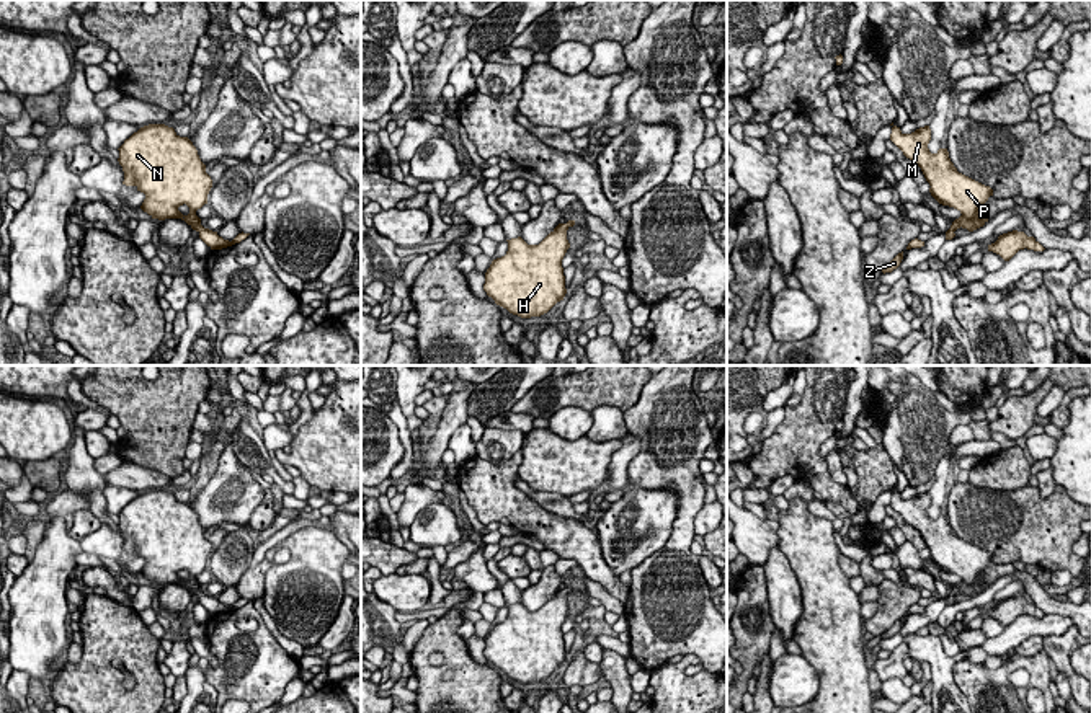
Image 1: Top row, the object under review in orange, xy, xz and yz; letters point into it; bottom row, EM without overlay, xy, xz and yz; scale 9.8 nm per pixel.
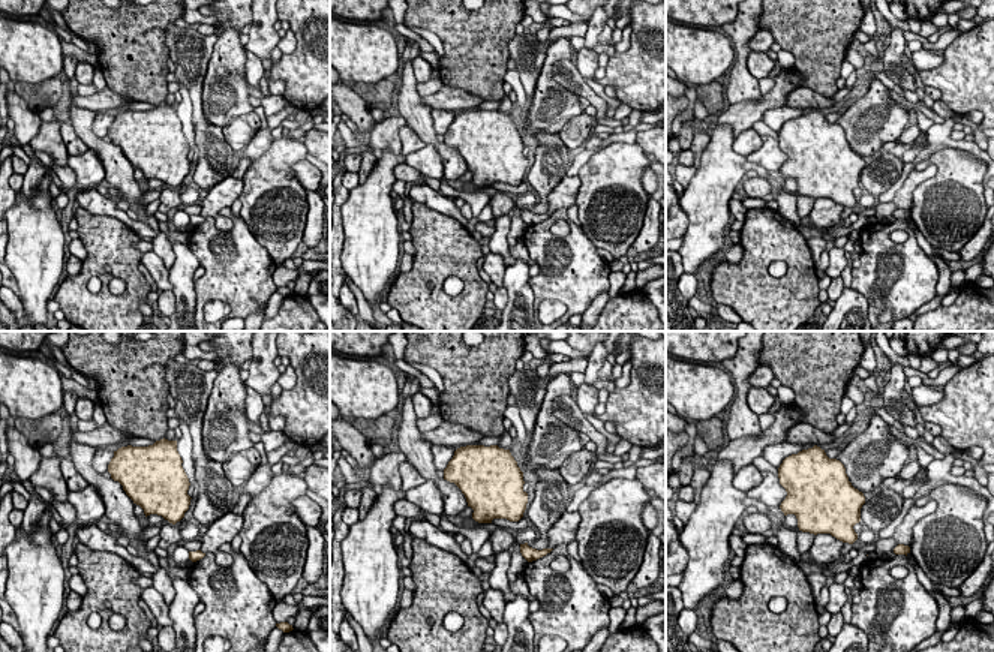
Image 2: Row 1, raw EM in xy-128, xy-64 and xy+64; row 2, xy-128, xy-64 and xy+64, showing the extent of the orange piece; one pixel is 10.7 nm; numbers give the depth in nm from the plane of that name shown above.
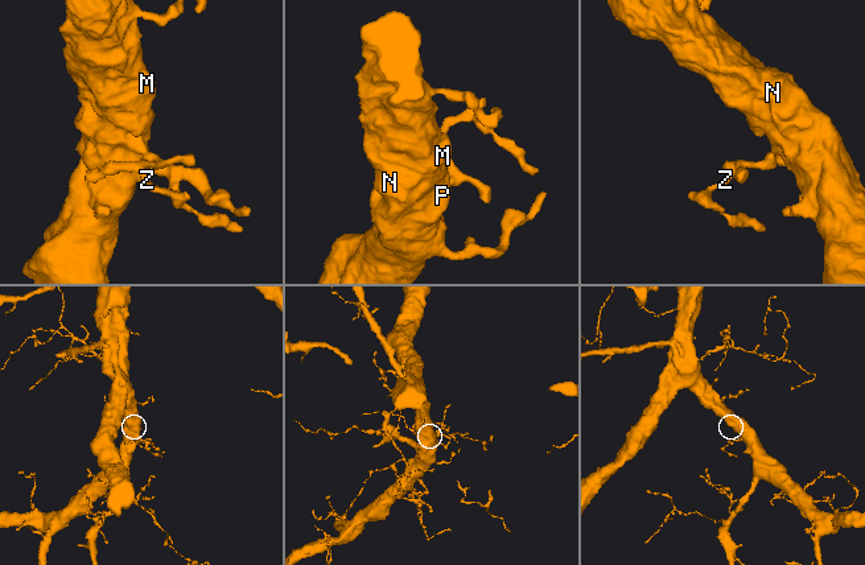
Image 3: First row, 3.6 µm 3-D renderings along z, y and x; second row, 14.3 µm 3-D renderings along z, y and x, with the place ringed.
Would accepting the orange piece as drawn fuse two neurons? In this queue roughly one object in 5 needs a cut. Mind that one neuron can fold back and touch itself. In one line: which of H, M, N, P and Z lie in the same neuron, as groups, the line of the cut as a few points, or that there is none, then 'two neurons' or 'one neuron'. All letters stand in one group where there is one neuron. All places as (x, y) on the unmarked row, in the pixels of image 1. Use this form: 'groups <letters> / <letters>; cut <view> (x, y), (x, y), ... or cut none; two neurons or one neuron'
groups H M N P Z; cut none; one neuron

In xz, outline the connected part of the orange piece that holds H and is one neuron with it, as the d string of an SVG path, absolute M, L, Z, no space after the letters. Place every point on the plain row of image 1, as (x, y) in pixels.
M575 586L559 589L539 610L528 610L521 602L506 605L506 620L493 625L485 638L483 656L487 661L521 684L541 682L563 666L567 654L562 625L570 613L567 596L573 591Z

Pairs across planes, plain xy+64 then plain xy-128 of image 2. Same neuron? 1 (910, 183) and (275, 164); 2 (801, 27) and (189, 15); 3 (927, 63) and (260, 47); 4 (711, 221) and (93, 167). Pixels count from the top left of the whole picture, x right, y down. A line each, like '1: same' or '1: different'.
1: different
2: different
3: different
4: different

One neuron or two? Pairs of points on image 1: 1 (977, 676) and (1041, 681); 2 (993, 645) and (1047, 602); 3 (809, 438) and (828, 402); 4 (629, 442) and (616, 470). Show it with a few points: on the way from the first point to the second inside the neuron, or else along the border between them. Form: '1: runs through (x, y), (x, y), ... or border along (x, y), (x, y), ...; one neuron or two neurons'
1: runs through (993, 676), (1000, 676), (1013, 663), (1028, 664); one neuron
2: border along (1046, 612), (1067, 615), (1073, 622); two neurons
3: runs through (817, 429), (828, 418), (828, 410); one neuron
4: runs through (629, 449), (619, 464); one neuron

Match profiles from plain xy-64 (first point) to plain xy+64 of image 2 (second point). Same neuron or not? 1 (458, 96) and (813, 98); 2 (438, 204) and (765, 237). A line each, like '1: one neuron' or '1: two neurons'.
1: one neuron
2: two neurons

